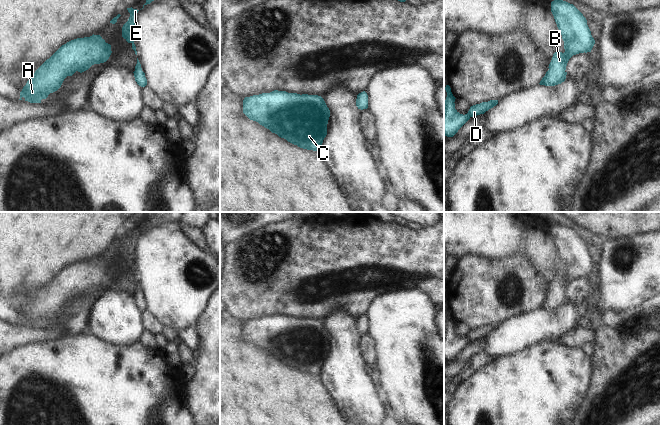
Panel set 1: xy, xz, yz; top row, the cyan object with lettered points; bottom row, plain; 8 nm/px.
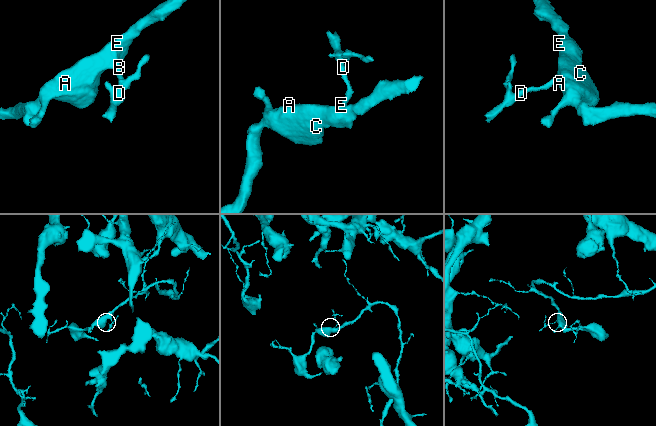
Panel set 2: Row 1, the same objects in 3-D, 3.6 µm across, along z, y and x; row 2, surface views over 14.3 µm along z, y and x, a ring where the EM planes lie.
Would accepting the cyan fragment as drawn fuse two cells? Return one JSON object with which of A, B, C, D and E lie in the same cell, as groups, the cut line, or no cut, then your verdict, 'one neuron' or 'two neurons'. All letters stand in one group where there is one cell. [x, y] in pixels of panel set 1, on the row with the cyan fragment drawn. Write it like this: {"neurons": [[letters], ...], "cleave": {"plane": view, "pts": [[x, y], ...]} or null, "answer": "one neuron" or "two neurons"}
{"neurons": [["A", "B", "C", "D", "E"]], "cleave": null, "answer": "one neuron"}

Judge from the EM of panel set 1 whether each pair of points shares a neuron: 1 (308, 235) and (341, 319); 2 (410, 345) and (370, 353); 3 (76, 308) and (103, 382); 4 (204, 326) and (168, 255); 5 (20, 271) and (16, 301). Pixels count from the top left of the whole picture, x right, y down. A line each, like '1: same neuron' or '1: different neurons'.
1: different neurons
2: different neurons
3: different neurons
4: different neurons
5: different neurons

